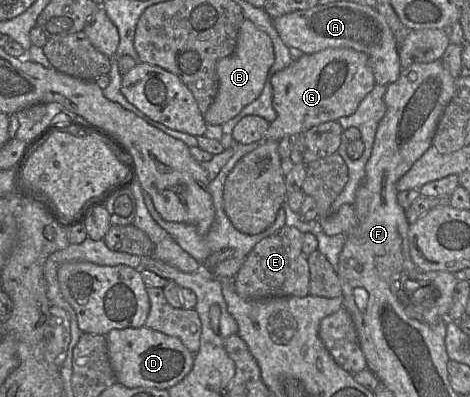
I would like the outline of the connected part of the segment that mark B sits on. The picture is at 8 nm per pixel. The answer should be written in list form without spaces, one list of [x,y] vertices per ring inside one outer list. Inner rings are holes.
[[[244,19],[237,36],[234,53],[217,63],[219,89],[212,104],[203,115],[206,124],[222,125],[238,115],[263,91],[267,74],[275,60],[270,37],[250,20]]]

